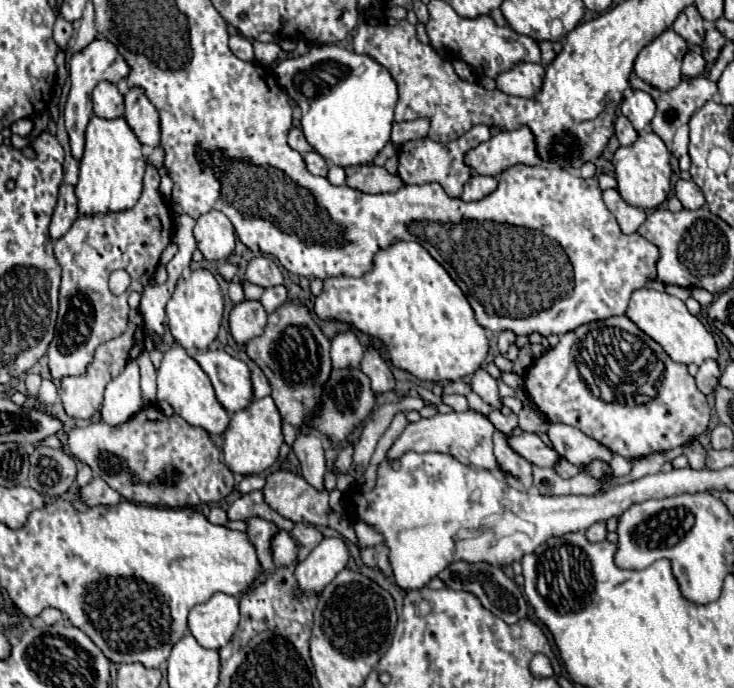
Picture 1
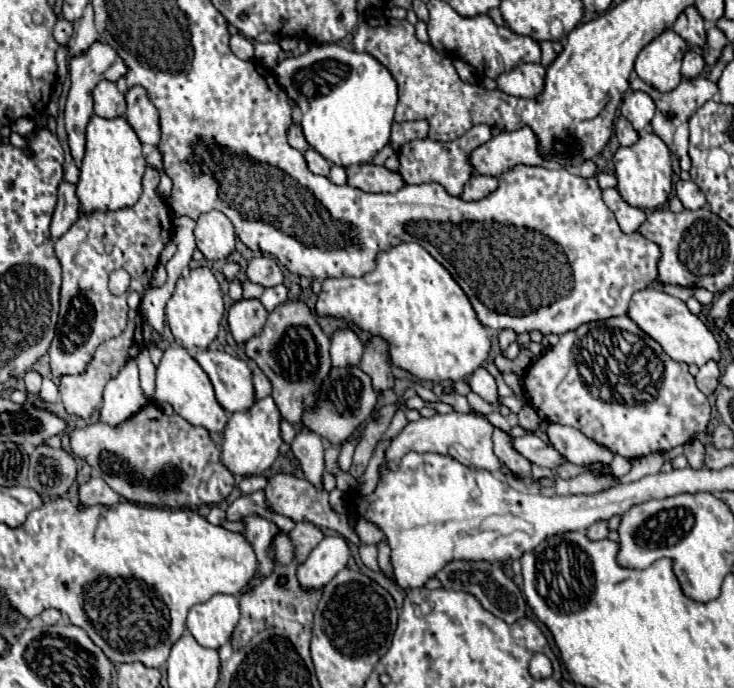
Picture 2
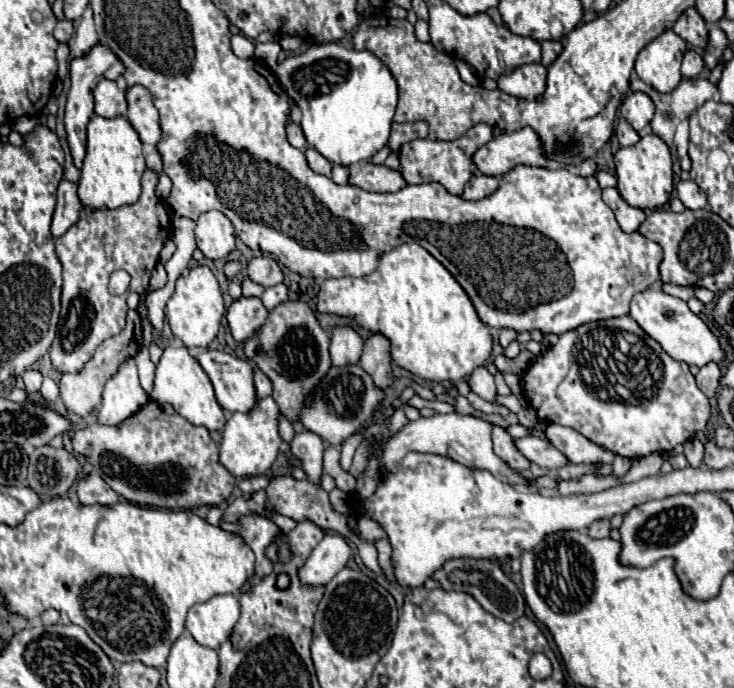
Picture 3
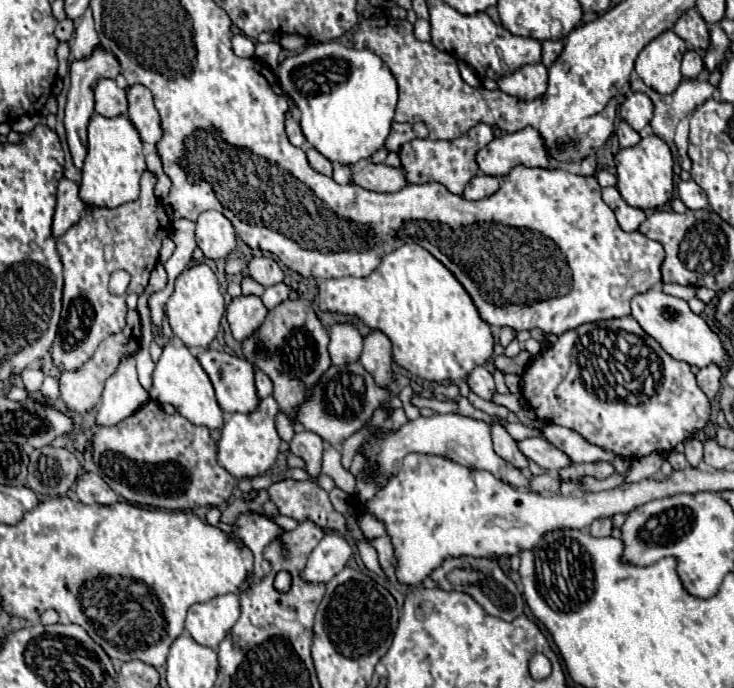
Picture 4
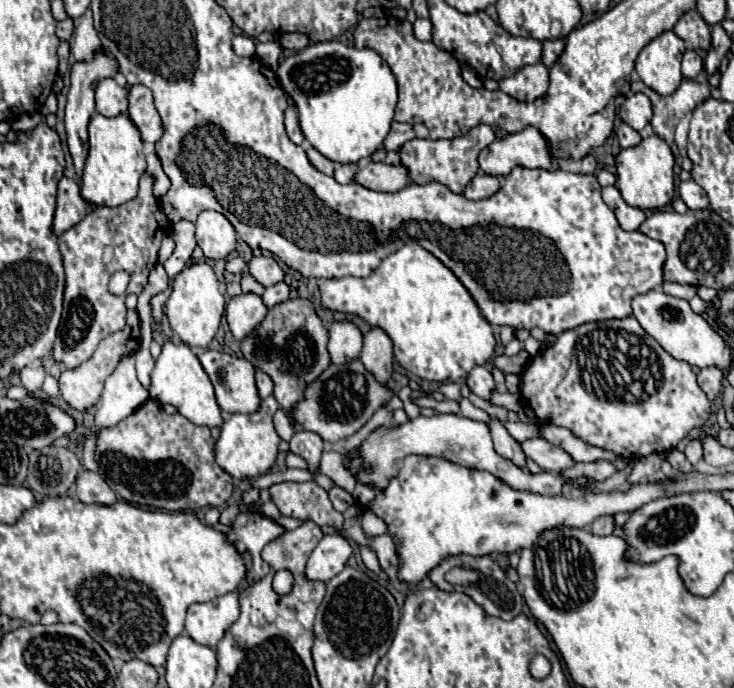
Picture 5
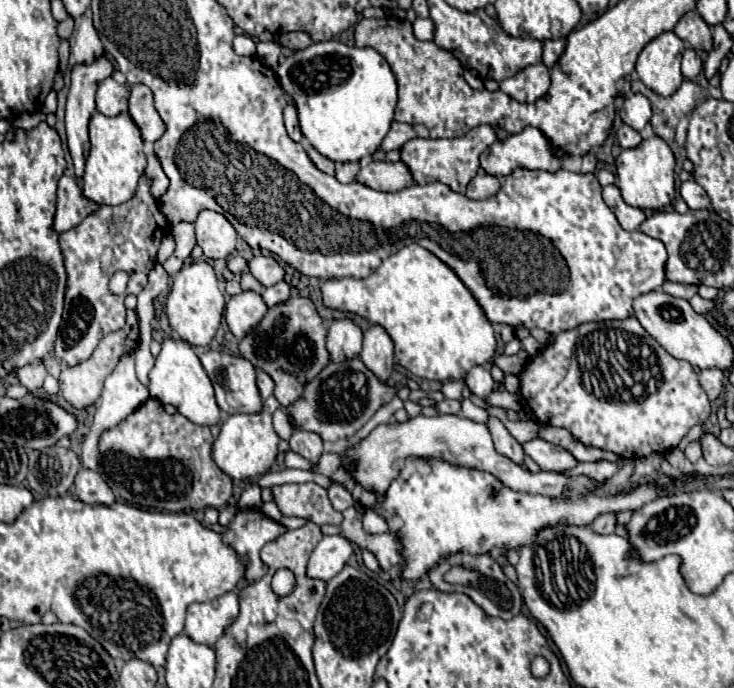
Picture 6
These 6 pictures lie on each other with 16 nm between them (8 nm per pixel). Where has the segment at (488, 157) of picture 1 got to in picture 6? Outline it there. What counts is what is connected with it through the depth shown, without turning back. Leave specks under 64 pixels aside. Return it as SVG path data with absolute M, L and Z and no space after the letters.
M524 128L504 140L496 140L480 154L480 168L492 176L508 176L514 168L558 170L560 158L552 156L548 140L538 128Z

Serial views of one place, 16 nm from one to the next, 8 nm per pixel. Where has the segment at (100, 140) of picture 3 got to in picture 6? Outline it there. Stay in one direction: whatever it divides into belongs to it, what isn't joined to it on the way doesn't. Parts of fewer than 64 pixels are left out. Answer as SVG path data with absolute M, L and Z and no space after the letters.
M94 112L90 118L90 154L86 158L84 178L82 178L82 196L96 202L98 206L118 206L134 198L138 180L144 174L146 156L142 152L142 138L136 124L128 112L108 118L100 112Z

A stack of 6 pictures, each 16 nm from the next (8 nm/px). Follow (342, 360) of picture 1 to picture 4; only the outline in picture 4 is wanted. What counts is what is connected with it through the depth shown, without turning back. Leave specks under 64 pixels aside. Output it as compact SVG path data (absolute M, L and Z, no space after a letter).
M336 324L330 328L330 358L334 366L344 366L360 360L362 336L350 324Z

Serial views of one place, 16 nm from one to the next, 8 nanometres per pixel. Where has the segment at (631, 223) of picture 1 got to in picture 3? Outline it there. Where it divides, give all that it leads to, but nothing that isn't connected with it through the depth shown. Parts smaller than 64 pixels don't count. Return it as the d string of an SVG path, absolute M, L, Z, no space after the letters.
M606 188L606 190L602 190L602 200L604 200L606 206L616 214L616 220L618 220L620 228L622 228L624 232L628 232L628 234L630 234L630 232L636 232L638 226L646 220L644 210L626 204L626 202L622 200L622 196L618 194L616 188Z

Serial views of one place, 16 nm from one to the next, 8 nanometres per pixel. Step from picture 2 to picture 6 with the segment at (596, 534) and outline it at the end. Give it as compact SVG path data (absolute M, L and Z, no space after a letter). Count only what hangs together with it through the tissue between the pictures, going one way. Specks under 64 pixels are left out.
M616 514L598 516L590 526L592 526L592 530L594 530L596 534L612 534L614 528L616 528Z

